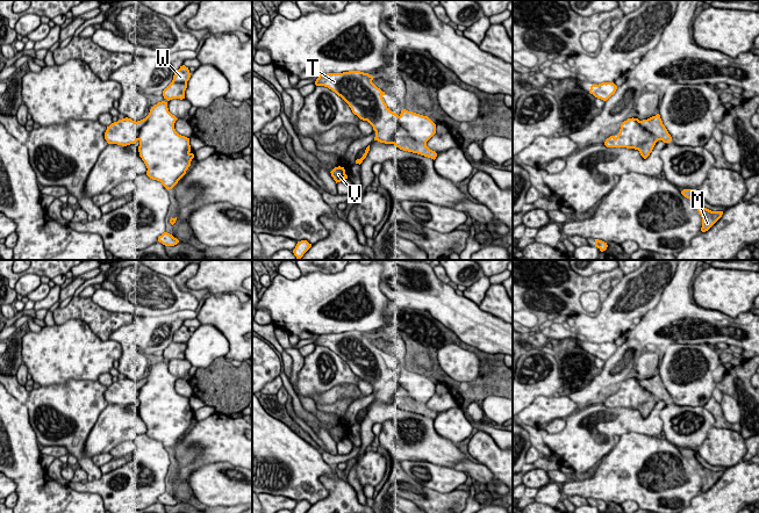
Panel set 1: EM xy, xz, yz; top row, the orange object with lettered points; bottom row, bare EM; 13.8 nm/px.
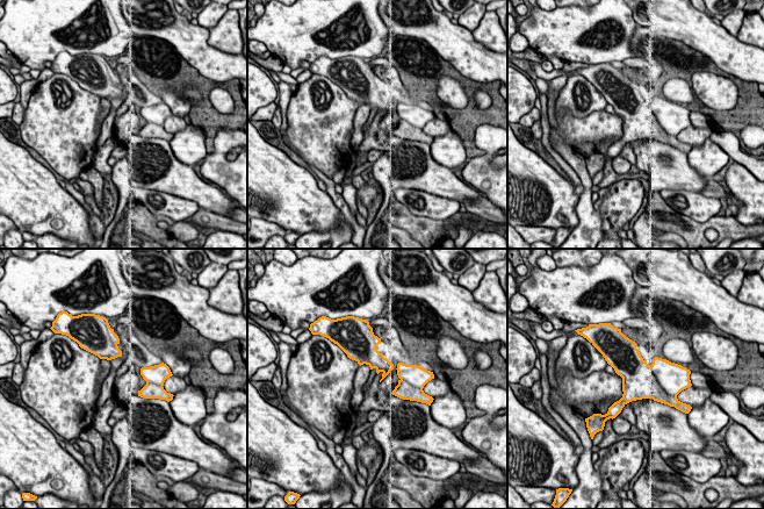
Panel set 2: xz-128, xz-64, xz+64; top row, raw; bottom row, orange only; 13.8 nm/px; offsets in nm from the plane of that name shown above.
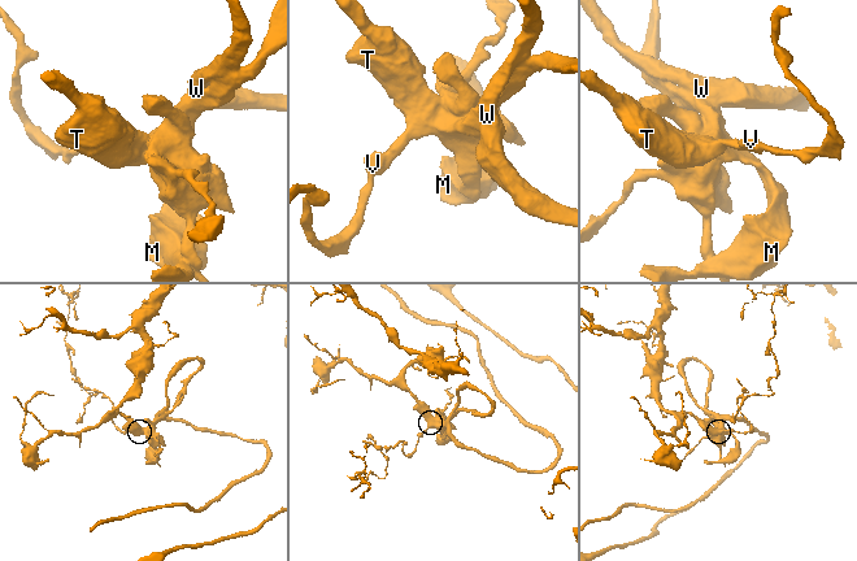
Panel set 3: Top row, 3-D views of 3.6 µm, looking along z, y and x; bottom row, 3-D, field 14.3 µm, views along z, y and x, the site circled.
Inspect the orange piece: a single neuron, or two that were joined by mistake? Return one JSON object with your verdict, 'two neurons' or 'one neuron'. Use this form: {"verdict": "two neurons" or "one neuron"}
{"verdict": "two neurons"}

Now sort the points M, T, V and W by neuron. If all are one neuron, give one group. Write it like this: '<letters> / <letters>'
M W / T V

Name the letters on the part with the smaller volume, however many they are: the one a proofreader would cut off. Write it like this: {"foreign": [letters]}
{"foreign": ["M", "W"]}

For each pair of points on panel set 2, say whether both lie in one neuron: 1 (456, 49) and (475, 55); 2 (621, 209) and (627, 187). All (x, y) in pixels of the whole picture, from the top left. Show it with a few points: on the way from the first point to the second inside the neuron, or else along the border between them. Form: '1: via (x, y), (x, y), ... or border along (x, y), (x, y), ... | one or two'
1: via (461, 50), (466, 55), (470, 55) | one
2: via (621, 203), (627, 193) | one

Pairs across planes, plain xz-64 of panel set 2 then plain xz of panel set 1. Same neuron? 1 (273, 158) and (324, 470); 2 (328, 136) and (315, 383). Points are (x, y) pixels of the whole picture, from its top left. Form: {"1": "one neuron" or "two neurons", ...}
{"1": "one neuron", "2": "one neuron"}

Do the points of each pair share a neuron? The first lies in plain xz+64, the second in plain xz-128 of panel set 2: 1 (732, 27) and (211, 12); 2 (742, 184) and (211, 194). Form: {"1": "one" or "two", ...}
{"1": "one", "2": "two"}

